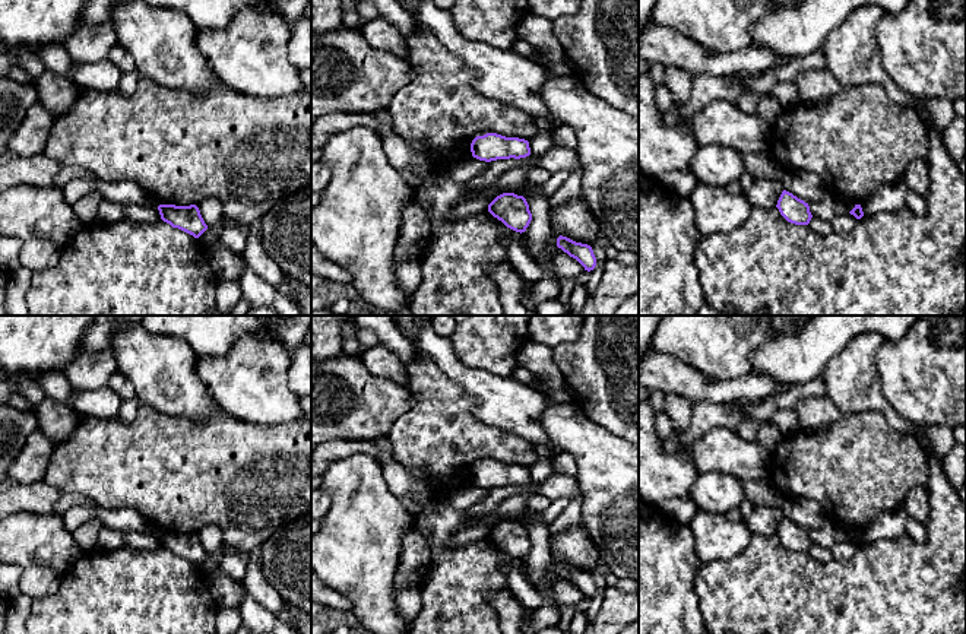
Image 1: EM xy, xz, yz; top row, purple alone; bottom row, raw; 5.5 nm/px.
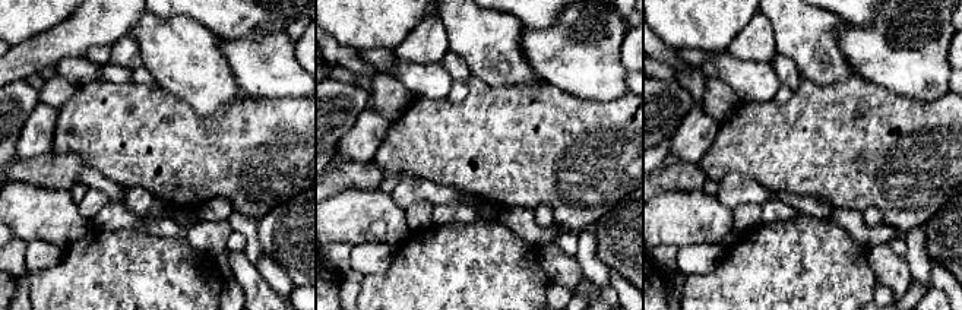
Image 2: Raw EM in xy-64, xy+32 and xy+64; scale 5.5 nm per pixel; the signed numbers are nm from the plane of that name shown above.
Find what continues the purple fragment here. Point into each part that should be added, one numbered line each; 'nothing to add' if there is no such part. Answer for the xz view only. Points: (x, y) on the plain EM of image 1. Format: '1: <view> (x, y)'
nothing to add

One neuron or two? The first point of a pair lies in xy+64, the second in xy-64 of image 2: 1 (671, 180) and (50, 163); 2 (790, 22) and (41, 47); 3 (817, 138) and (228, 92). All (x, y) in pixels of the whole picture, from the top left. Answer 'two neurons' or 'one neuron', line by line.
1: one neuron
2: two neurons
3: two neurons

